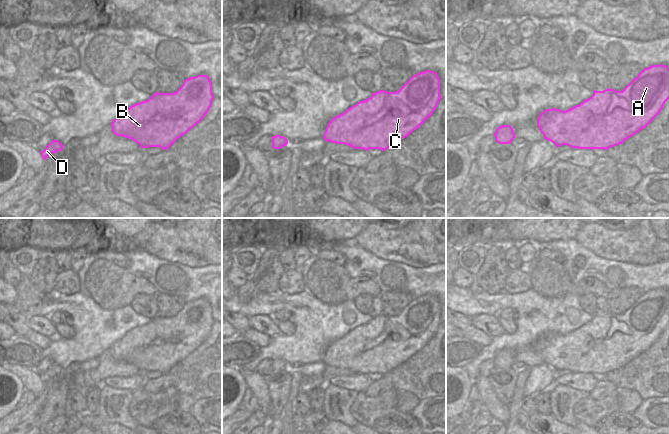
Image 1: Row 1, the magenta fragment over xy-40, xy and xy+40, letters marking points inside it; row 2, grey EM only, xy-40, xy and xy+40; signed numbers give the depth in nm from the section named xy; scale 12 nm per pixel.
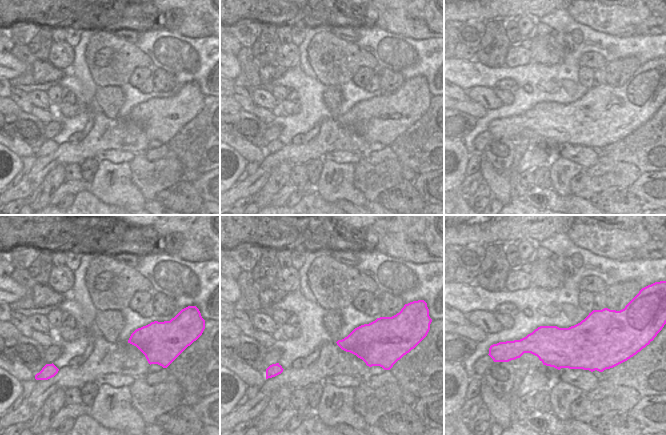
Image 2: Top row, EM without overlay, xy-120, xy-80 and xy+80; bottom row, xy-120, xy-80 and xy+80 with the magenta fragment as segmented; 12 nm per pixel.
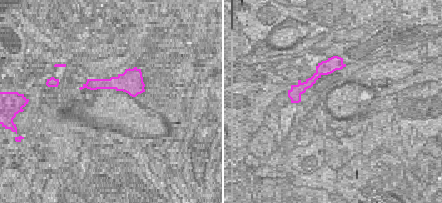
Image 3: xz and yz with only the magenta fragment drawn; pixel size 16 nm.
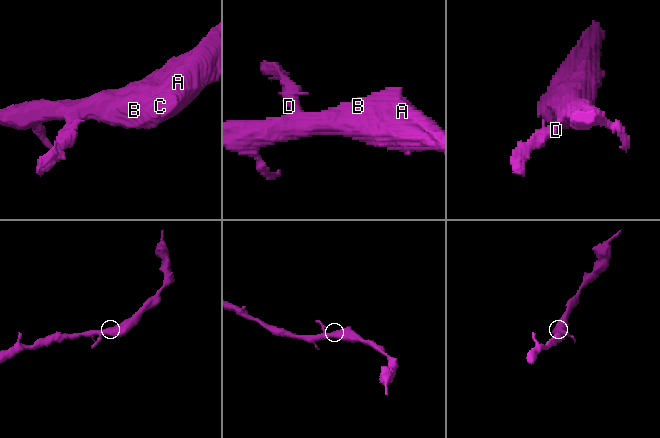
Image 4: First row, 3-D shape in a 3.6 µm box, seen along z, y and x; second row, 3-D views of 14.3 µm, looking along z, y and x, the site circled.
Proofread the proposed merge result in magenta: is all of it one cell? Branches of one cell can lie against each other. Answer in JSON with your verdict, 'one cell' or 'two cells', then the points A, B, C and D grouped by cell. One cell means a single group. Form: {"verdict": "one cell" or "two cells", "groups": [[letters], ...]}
{"verdict": "one cell", "groups": [["A", "B", "C", "D"]]}

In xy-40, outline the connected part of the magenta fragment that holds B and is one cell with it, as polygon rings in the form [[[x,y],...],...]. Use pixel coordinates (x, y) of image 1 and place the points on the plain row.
[[[207,299],[190,301],[174,317],[156,316],[148,324],[127,332],[112,344],[112,356],[133,364],[141,372],[167,374],[204,342],[213,323]]]

